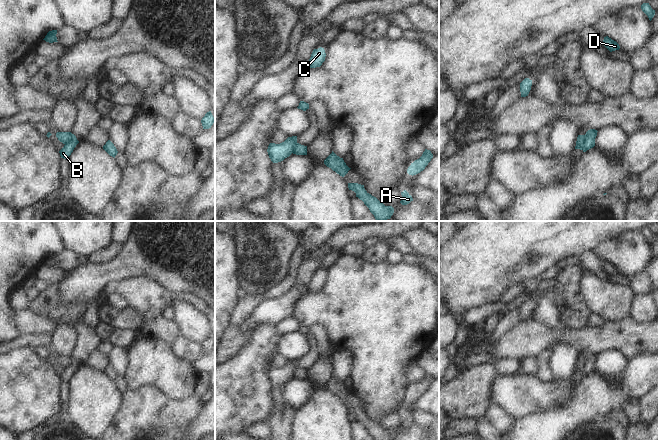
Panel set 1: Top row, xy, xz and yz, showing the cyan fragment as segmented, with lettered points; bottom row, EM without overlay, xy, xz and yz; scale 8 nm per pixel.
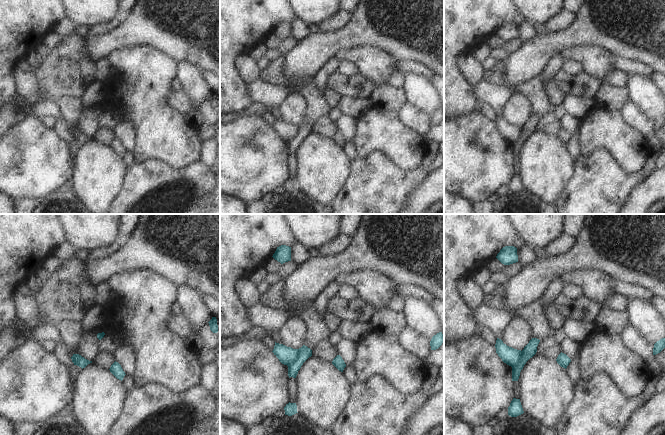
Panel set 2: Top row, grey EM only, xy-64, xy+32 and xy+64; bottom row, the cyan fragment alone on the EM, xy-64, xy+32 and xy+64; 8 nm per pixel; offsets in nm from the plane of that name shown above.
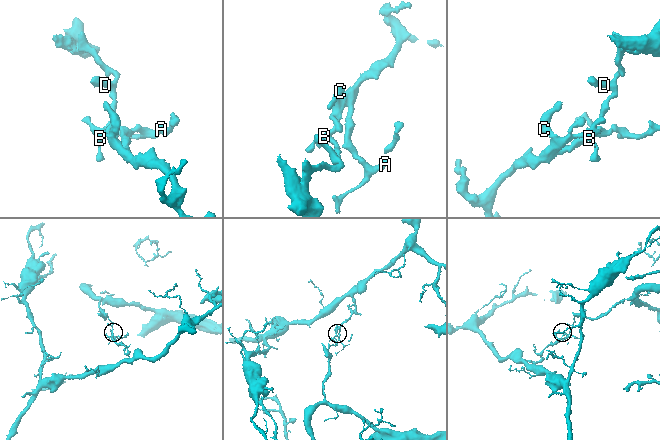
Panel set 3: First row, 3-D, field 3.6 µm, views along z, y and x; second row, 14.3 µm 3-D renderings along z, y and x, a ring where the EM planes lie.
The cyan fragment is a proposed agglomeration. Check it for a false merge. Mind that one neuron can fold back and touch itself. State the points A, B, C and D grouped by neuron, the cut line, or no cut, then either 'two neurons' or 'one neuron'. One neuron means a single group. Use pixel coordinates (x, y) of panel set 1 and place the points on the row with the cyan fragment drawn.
groups A C / B D; cut yz (585, 135), (582, 149); two neurons

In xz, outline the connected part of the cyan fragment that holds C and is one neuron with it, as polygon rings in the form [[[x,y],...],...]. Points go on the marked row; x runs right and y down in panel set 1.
[[[324,48],[314,49],[308,61],[309,68],[320,67],[325,61],[326,53]]]

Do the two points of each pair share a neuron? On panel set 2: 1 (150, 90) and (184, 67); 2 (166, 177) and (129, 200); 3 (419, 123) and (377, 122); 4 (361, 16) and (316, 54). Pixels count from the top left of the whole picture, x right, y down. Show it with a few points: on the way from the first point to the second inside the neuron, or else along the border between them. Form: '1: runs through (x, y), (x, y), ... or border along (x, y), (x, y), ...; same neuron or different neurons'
1: border along (178, 62), (178, 70), (175, 77); different neurons
2: runs through (157, 185), (138, 197); same neuron
3: border along (397, 113), (405, 125), (423, 136); different neurons
4: runs through (351, 28), (339, 40), (328, 44); same neuron

